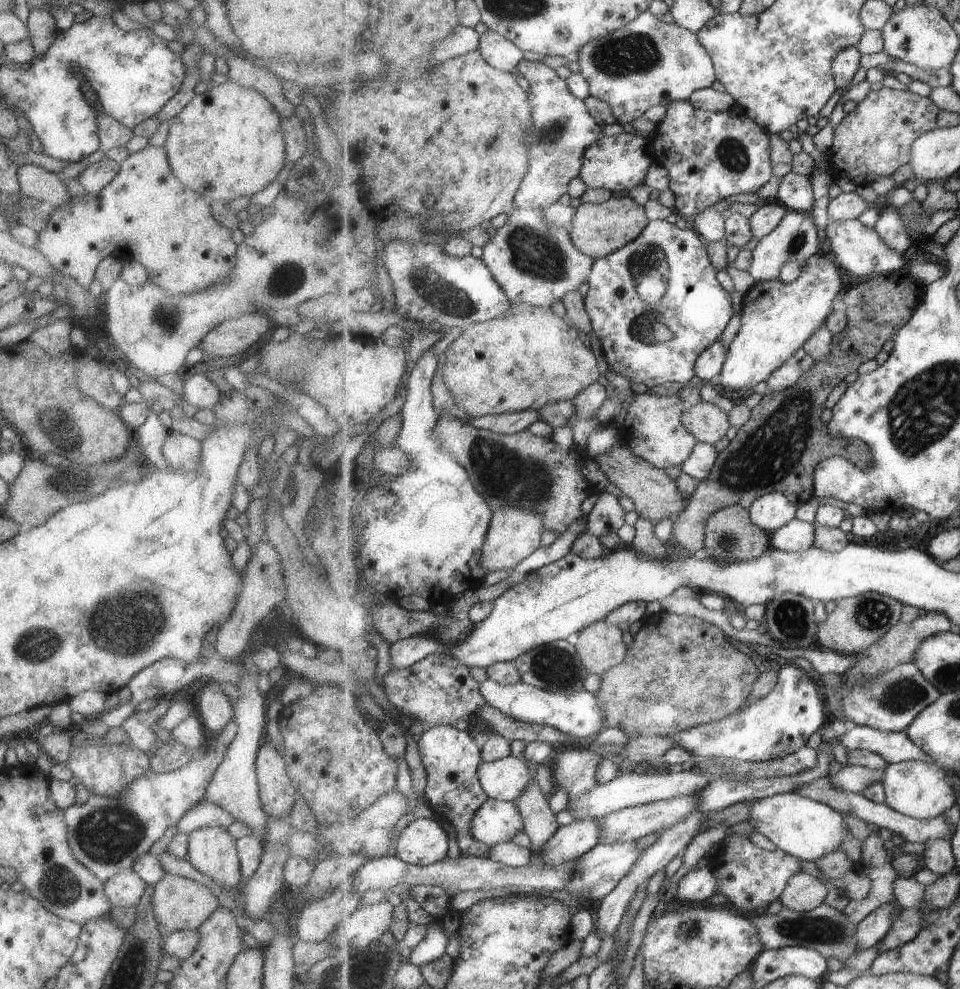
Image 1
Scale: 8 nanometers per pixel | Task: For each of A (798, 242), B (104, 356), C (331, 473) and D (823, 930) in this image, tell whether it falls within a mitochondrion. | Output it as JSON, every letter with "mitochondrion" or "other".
{"A":"mitochondrion","B":"other","C":"other","D":"mitochondrion"}

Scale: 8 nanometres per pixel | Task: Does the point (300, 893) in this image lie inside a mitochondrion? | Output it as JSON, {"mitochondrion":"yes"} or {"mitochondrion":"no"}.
{"mitochondrion":"no"}

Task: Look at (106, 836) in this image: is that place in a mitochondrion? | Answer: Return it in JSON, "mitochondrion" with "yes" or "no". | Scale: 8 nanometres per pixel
{"mitochondrion":"yes"}

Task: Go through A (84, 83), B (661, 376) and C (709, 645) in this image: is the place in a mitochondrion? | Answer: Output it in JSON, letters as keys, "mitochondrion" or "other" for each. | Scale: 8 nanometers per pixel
{"A":"other","B":"other","C":"other"}

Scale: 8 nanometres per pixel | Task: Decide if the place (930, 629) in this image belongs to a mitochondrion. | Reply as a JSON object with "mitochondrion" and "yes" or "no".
{"mitochondrion":"no"}

